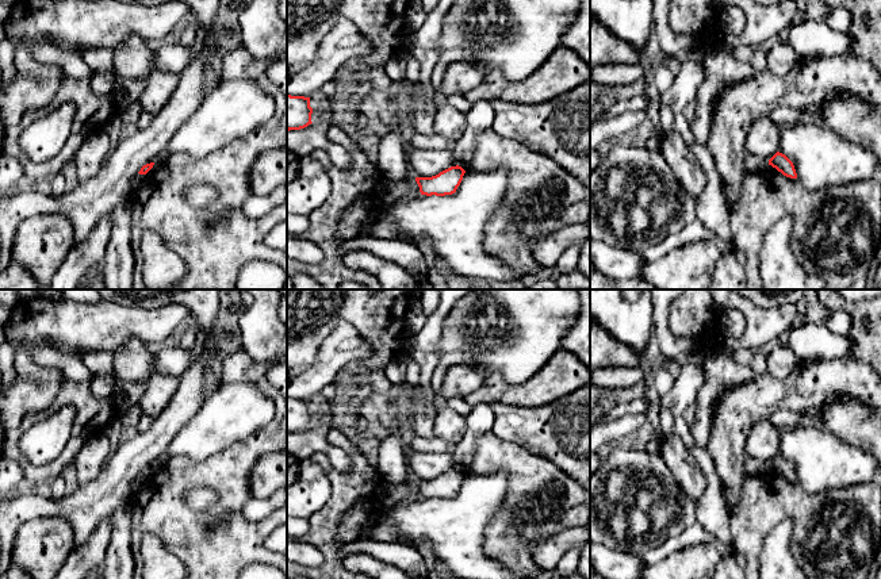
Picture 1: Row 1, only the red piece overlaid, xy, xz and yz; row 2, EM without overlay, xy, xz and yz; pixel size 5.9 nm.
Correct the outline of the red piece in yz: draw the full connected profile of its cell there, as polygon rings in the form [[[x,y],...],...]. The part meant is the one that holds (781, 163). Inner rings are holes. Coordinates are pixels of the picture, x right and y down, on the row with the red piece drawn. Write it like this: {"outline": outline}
{"outline": [[[777,152],[769,160],[769,165],[775,168],[778,172],[781,172],[786,177],[797,179],[797,173],[796,173],[793,162],[785,154],[782,154],[780,152]]]}

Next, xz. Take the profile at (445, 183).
{"outline": [[[456,165],[432,177],[415,177],[421,195],[445,196],[456,192],[466,170]]]}

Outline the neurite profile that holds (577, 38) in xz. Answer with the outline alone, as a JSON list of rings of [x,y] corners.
[[[581,0],[575,20],[562,38],[562,46],[578,53],[590,65],[590,0]]]

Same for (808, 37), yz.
[[[808,18],[792,23],[786,42],[800,58],[804,55],[830,57],[847,54],[853,45],[847,32],[838,32],[826,22],[816,22]]]

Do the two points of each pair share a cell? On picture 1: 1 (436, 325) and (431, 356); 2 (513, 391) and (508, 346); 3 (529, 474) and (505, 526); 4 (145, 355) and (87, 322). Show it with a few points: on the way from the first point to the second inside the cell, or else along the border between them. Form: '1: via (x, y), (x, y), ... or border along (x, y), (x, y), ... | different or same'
1: via (432, 333), (431, 348) | same
2: border along (540, 368), (520, 383), (487, 375) | different
3: via (529, 487), (529, 502), (518, 513) | same
4: border along (153, 348), (136, 337), (129, 337), (113, 352) | different

